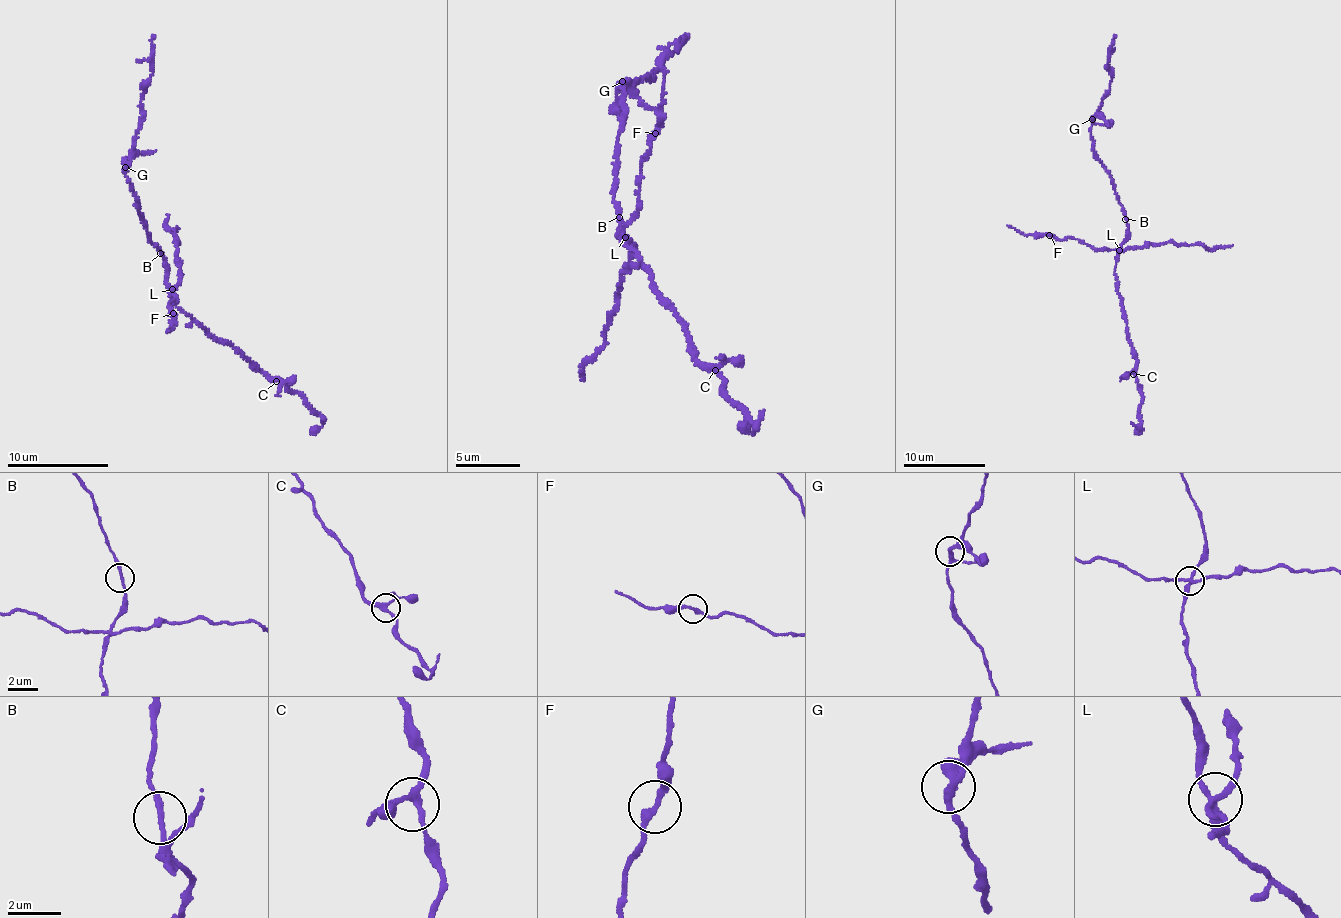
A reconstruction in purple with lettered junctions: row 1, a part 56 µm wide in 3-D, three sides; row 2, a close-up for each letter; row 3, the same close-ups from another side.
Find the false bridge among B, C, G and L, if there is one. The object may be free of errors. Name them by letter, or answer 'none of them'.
L

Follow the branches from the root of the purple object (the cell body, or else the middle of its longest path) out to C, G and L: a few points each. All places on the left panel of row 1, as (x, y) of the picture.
C: (161, 252), (176, 305), (205, 331), (230, 346), (252, 367), (276, 381)
G: (161, 252), (158, 244), (150, 240), (125, 167)
L: (161, 252), (171, 290)

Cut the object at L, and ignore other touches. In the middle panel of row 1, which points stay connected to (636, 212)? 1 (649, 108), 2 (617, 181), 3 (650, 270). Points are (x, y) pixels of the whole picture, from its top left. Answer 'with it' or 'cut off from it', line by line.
1: cut off from it
2: cut off from it
3: cut off from it

